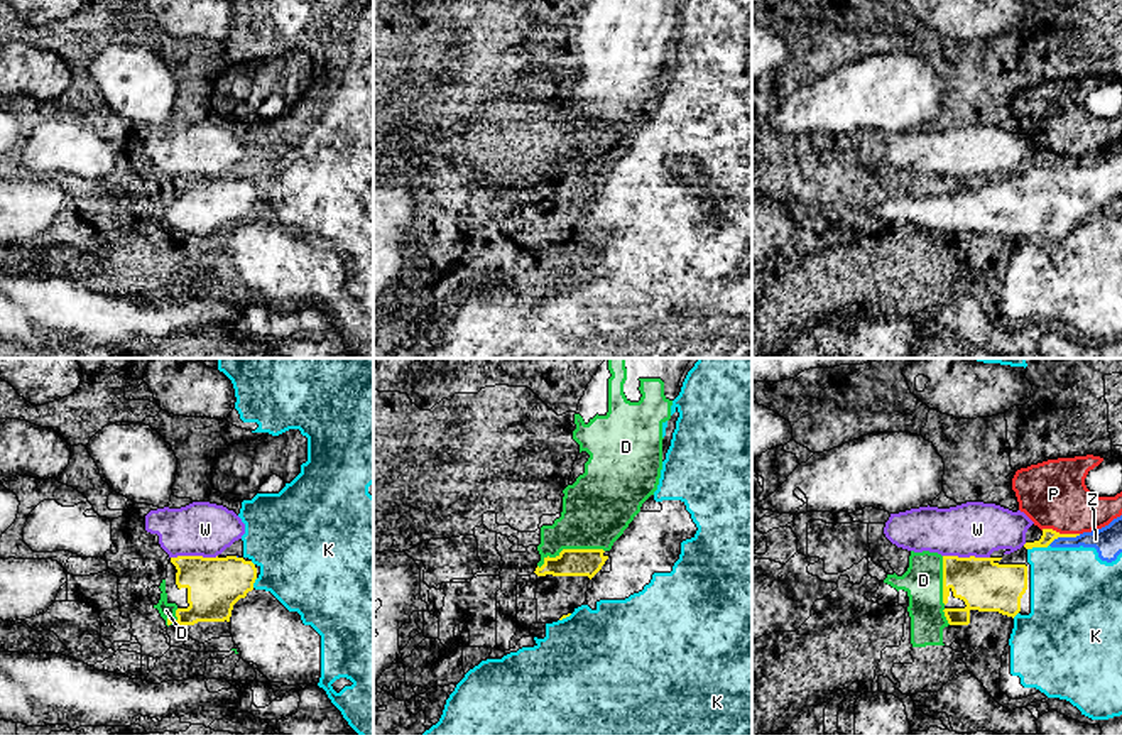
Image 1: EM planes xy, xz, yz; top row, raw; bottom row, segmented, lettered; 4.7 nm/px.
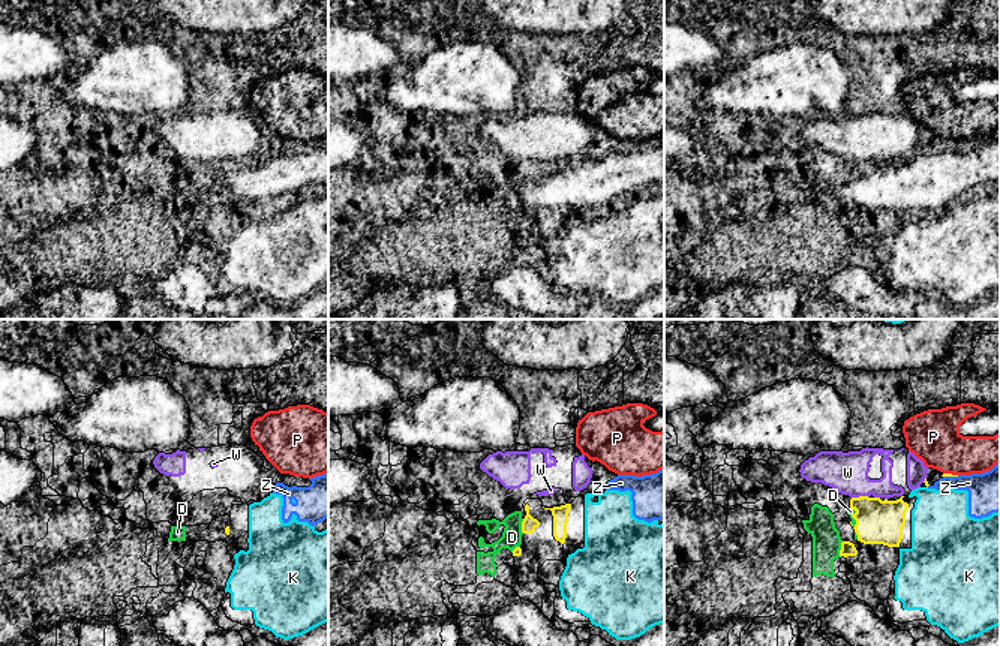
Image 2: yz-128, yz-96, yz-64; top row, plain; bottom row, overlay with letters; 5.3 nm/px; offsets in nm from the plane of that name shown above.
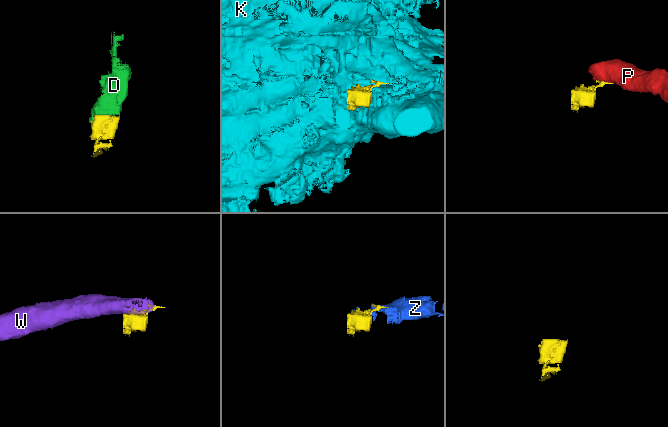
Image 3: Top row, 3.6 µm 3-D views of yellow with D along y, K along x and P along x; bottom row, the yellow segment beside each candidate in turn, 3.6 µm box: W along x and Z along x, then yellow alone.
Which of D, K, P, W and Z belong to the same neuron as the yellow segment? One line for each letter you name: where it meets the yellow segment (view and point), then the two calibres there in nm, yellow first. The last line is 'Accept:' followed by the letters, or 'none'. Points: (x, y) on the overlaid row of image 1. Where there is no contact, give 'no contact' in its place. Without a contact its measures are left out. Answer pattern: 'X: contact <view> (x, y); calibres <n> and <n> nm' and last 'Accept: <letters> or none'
D: contact xz (570, 549); calibres 130 and 320 nm
Z: contact yz (1063, 536); calibres 70 and 140 nm
Accept: D, Z

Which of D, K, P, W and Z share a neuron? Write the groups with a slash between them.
D Z / K / P / W

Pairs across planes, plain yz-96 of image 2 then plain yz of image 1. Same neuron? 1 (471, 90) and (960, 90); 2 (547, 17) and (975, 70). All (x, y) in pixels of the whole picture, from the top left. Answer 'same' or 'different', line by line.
1: different
2: different

